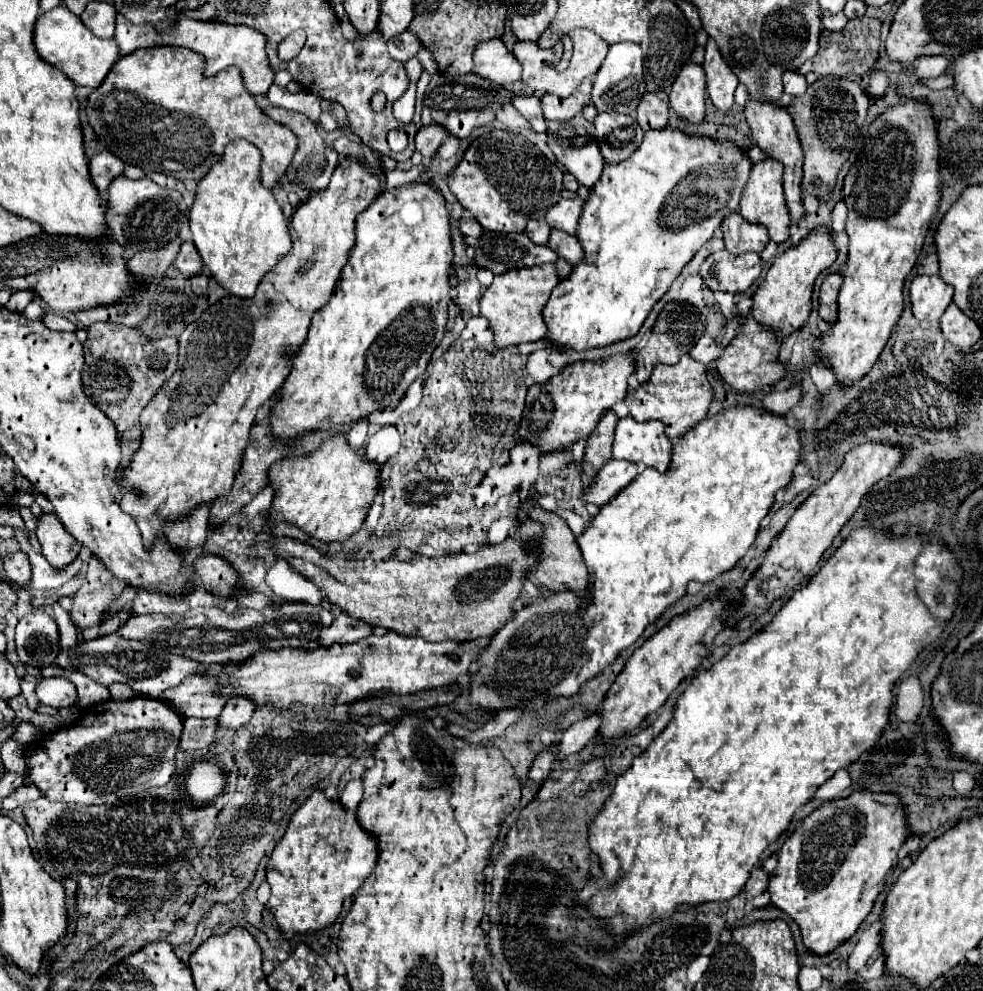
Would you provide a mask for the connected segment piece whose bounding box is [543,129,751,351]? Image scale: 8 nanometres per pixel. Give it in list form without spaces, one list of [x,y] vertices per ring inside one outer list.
[[[663,129],[663,131],[649,131],[645,133],[645,139],[641,143],[641,147],[625,161],[617,163],[617,165],[605,165],[601,179],[589,189],[589,197],[583,205],[583,213],[579,217],[579,225],[577,225],[577,239],[585,251],[585,257],[579,265],[573,267],[571,275],[567,279],[563,279],[551,293],[547,305],[543,307],[543,321],[547,325],[547,341],[551,341],[551,345],[557,351],[563,349],[573,349],[573,351],[587,351],[587,349],[595,349],[595,347],[607,347],[625,339],[631,339],[639,333],[645,317],[649,315],[649,311],[653,309],[653,305],[661,299],[661,295],[671,287],[671,283],[677,279],[677,275],[681,273],[681,269],[693,259],[693,255],[701,249],[701,245],[713,237],[715,229],[721,225],[721,221],[729,215],[735,213],[739,207],[739,199],[741,199],[741,191],[747,183],[751,171],[751,161],[745,157],[745,153],[741,153],[733,143],[719,143],[715,139],[707,139],[707,137],[689,137],[681,131],[671,131],[671,129]]]

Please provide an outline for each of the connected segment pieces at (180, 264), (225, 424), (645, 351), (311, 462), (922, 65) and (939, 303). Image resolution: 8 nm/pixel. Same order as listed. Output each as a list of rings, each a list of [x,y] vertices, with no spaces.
[[[185,241],[181,245],[181,251],[177,253],[173,267],[179,269],[185,277],[191,277],[191,275],[197,275],[199,271],[203,271],[203,261],[199,259],[199,253],[195,251],[193,241]]]
[[[341,159],[327,189],[317,191],[315,197],[309,197],[293,213],[289,229],[293,249],[263,277],[255,297],[223,297],[211,305],[197,323],[189,323],[185,327],[179,337],[177,371],[143,409],[141,447],[121,473],[123,497],[119,507],[135,519],[145,549],[153,545],[163,523],[187,517],[197,505],[209,505],[217,497],[231,491],[257,409],[283,385],[289,375],[291,355],[287,351],[305,343],[313,313],[329,303],[341,271],[349,261],[349,251],[355,245],[355,217],[365,211],[377,195],[379,179],[371,175],[359,159]]]
[[[669,301],[663,311],[659,313],[655,325],[653,325],[653,331],[651,331],[651,337],[647,341],[647,345],[639,351],[637,355],[637,363],[635,363],[635,375],[637,375],[637,381],[643,383],[649,379],[651,371],[653,371],[653,365],[655,363],[677,363],[685,353],[691,351],[693,347],[693,341],[697,341],[705,331],[705,325],[701,321],[701,313],[687,301]]]
[[[337,433],[309,457],[273,463],[267,471],[267,483],[275,489],[269,509],[271,521],[297,525],[323,543],[343,543],[363,527],[367,509],[377,495],[379,465],[365,461],[365,457]]]
[[[917,57],[913,63],[911,63],[911,69],[913,73],[919,77],[919,79],[925,79],[925,77],[939,77],[945,73],[947,65],[949,65],[949,57]]]
[[[917,275],[911,281],[911,311],[917,321],[937,323],[951,297],[951,285],[943,283],[939,275]]]

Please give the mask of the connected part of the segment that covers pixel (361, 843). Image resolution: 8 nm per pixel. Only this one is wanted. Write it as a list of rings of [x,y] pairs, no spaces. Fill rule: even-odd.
[[[313,791],[301,809],[293,813],[289,827],[281,841],[275,845],[265,869],[267,883],[271,885],[271,897],[265,907],[273,913],[281,935],[291,939],[297,933],[317,933],[331,927],[343,911],[343,901],[355,895],[355,891],[373,871],[375,855],[375,843],[371,843],[371,835],[363,835],[363,831],[359,831],[355,813],[345,811],[337,801],[329,801],[323,791]]]

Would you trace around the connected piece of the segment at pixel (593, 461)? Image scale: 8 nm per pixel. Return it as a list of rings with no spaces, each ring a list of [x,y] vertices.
[[[607,409],[595,427],[595,431],[587,437],[585,443],[585,455],[583,455],[583,473],[585,475],[595,475],[603,463],[607,463],[611,455],[611,445],[613,445],[613,433],[617,427],[617,415],[613,409]]]

